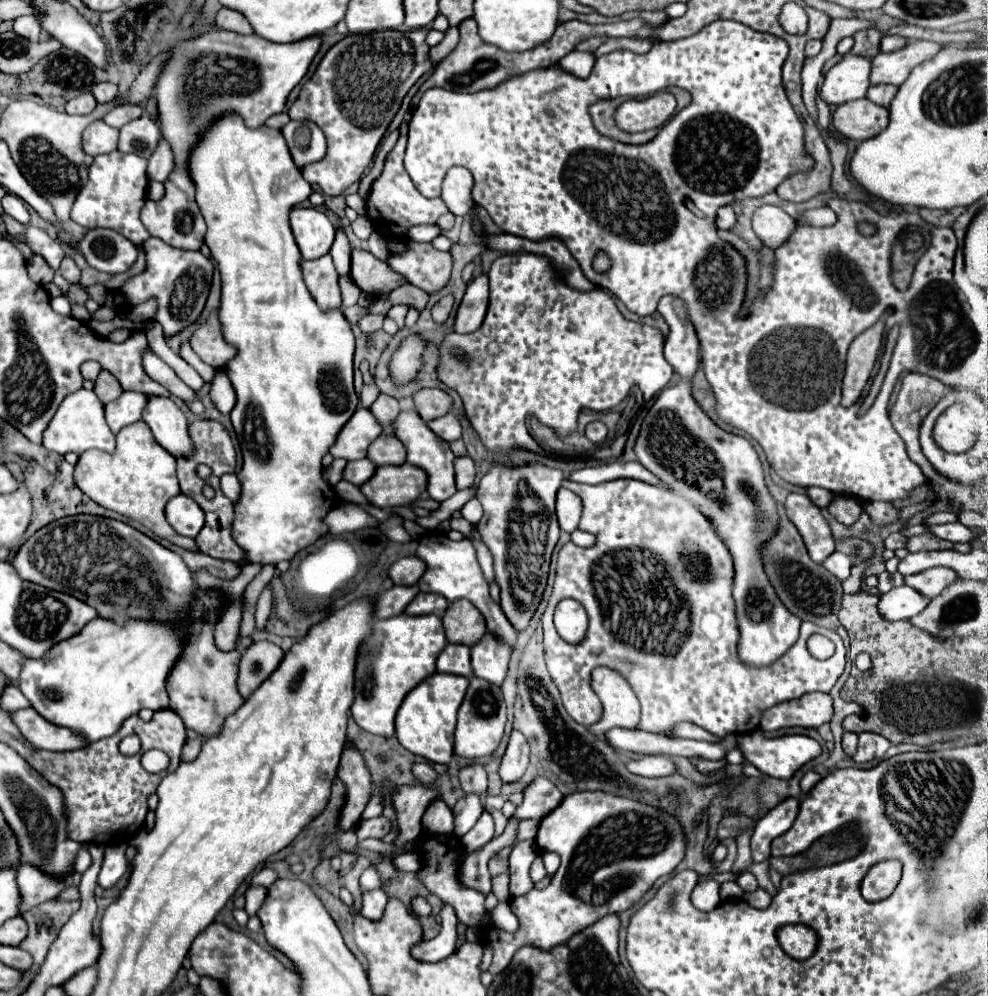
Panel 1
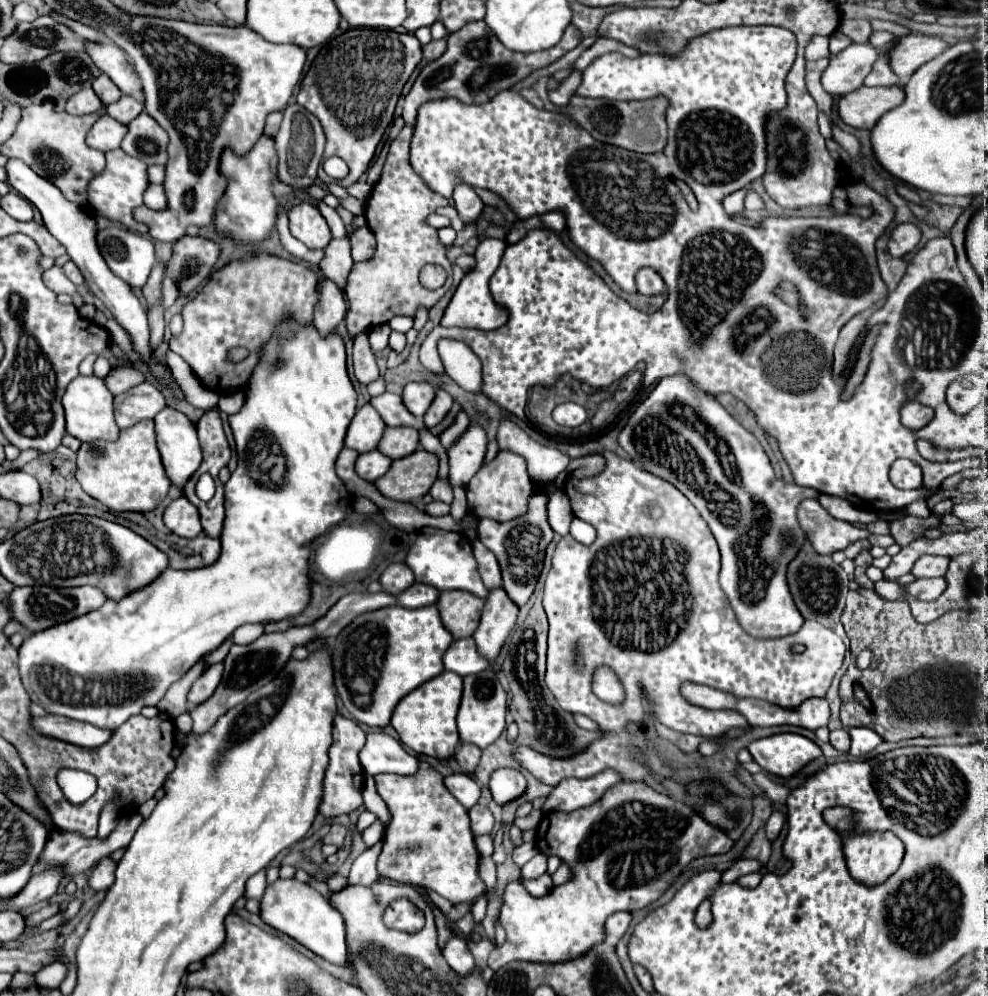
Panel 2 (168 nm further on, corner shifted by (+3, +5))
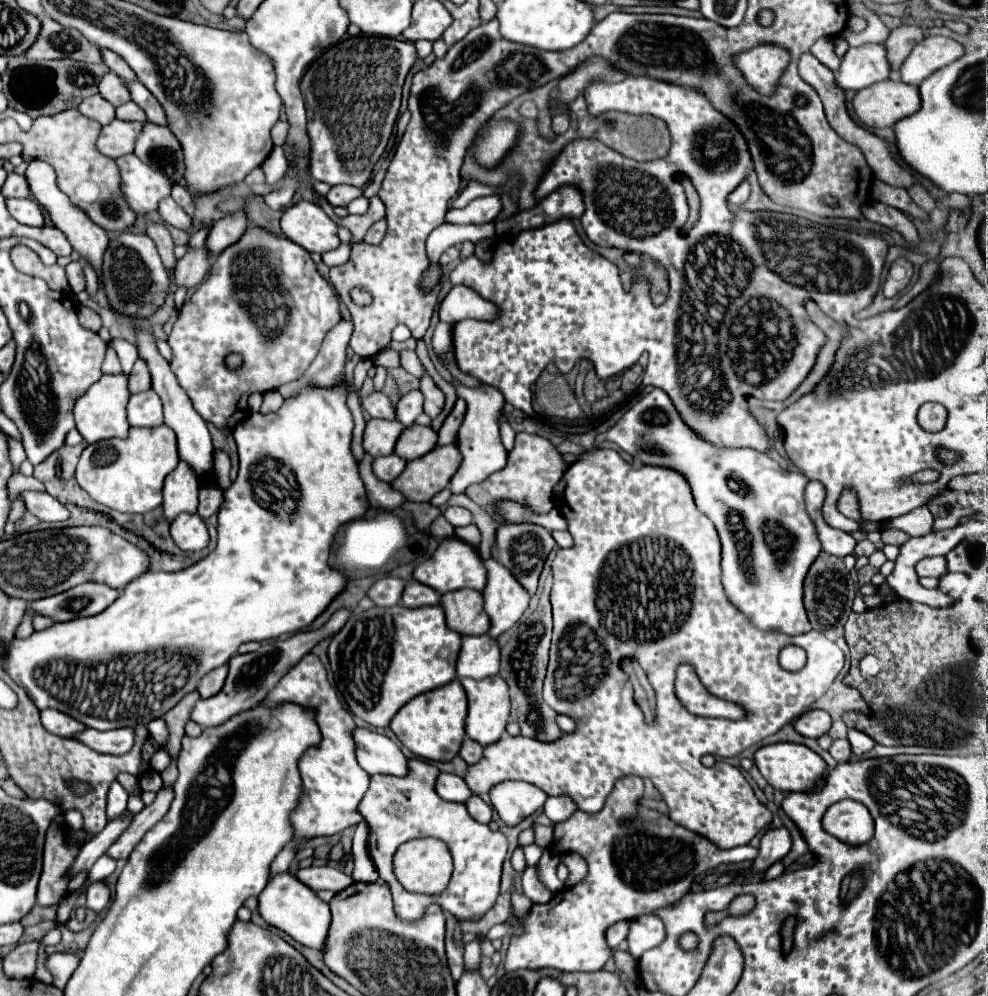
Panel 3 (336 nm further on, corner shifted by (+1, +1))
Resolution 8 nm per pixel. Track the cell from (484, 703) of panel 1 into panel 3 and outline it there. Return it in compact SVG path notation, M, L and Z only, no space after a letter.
M494 675L482 681L462 679L460 683L468 695L466 735L482 747L496 743L506 731L510 715L506 681L500 675Z

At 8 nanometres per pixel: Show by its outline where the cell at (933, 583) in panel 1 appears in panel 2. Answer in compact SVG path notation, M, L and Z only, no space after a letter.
M922 555L916 563L912 573L920 577L944 577L948 569L948 557L936 557L936 555Z

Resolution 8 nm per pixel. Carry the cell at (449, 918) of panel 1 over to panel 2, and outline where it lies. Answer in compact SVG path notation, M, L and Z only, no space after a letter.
M452 937L448 943L446 943L446 949L444 949L444 957L448 961L448 965L460 975L460 977L468 977L476 967L476 961L472 957L472 953L468 951L466 947L466 941L462 937Z

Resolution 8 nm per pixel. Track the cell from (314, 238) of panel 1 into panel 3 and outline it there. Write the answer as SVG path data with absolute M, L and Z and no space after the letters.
M300 201L292 205L284 211L280 225L282 233L290 241L310 253L326 253L340 245L340 239L336 235L338 225L316 203Z

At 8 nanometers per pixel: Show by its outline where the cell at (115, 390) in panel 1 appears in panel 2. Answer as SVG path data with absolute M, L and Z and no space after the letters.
M128 365L128 367L120 367L120 369L110 371L110 375L106 377L106 385L110 387L110 391L112 391L114 395L120 395L120 393L132 389L134 385L142 383L144 379L146 379L146 377L144 377L144 373L142 373L138 367Z

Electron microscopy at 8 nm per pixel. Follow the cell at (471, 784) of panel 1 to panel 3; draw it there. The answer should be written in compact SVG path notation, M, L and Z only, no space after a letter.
M466 737L464 743L462 743L462 749L460 749L460 757L462 757L468 765L474 765L474 763L480 761L482 751L484 751L484 747L482 747L480 743L476 743L476 741L472 741L470 737Z

